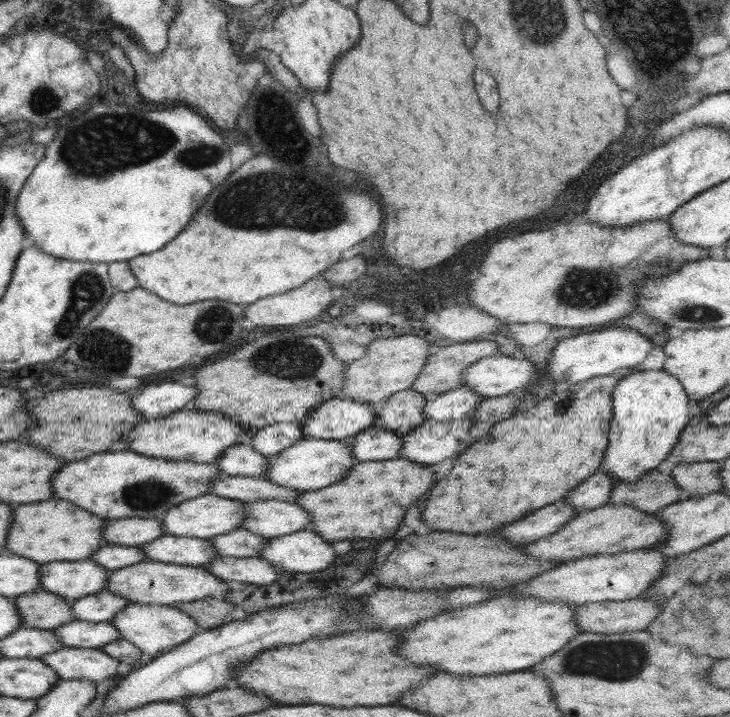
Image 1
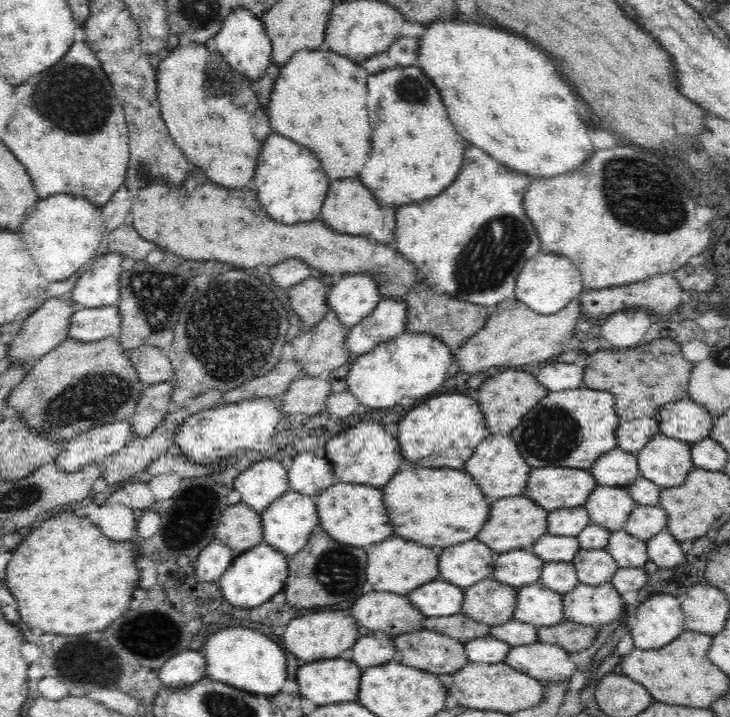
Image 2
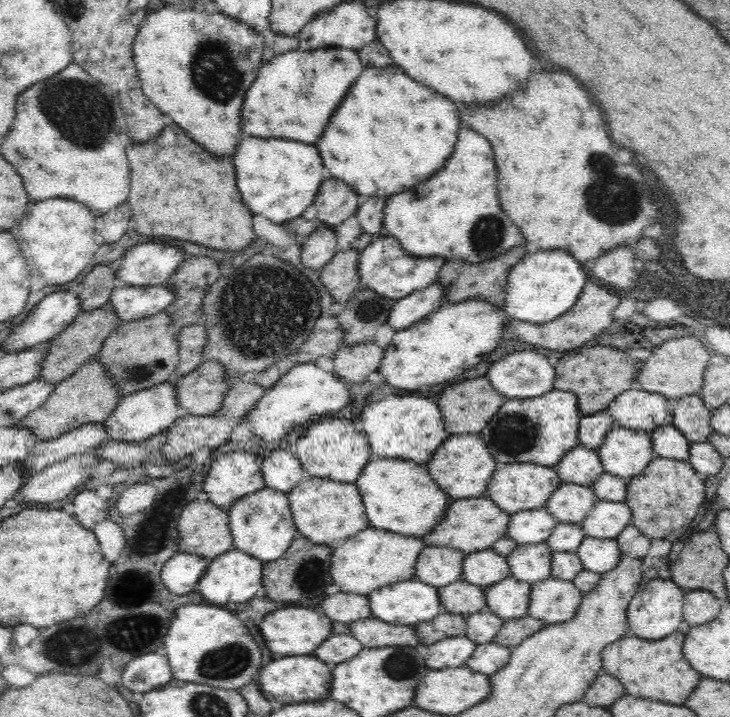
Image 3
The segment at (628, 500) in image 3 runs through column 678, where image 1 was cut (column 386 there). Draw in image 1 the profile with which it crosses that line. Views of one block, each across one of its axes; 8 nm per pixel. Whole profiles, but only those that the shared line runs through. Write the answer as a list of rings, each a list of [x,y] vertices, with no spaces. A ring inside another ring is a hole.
[[[400,458],[356,463],[344,478],[318,490],[303,491],[295,503],[311,514],[308,529],[319,534],[323,540],[388,539],[397,531],[401,518],[409,508],[428,494],[439,478],[427,466]]]

